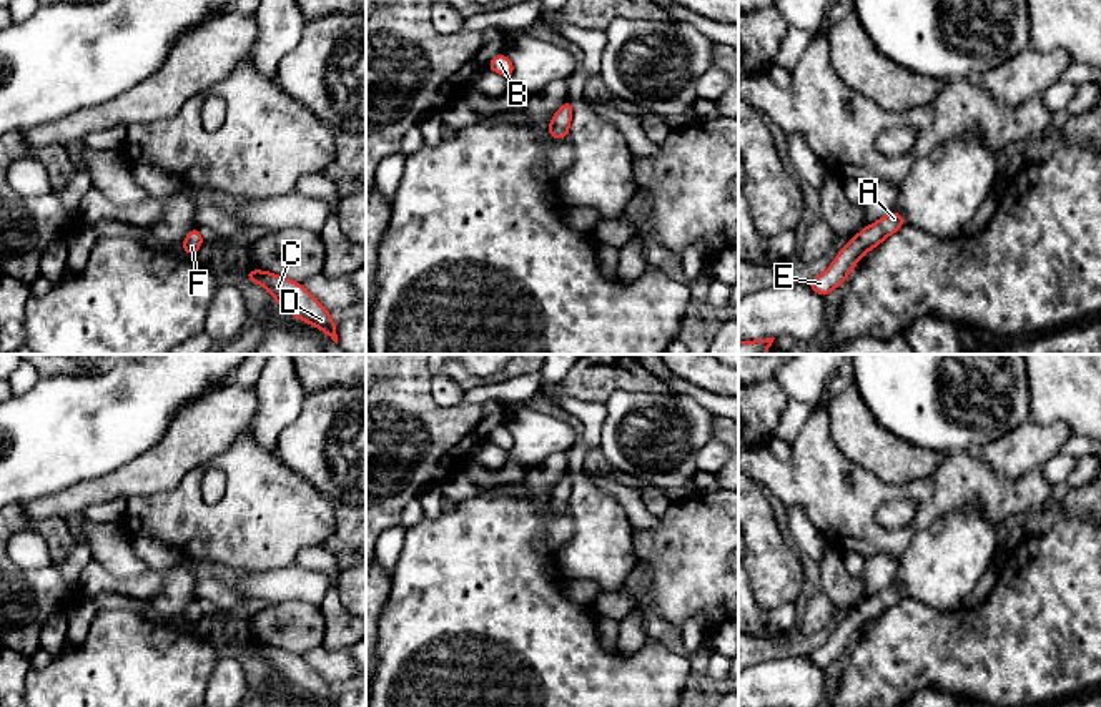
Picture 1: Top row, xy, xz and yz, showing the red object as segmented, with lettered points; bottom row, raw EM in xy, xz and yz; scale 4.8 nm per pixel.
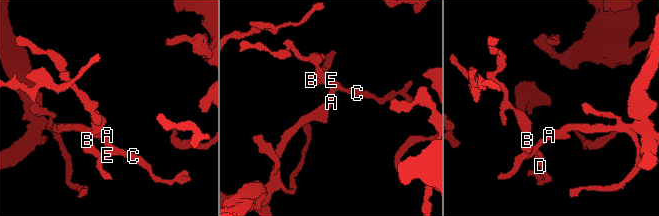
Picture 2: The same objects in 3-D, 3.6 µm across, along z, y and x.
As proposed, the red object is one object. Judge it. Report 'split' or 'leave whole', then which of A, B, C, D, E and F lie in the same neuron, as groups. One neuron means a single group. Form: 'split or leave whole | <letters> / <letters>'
leave whole | A B C D E F

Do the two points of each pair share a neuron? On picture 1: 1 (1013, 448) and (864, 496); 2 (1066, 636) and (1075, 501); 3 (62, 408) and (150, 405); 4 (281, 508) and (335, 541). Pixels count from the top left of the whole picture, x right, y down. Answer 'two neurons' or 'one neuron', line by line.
1: two neurons
2: two neurons
3: one neuron
4: two neurons

